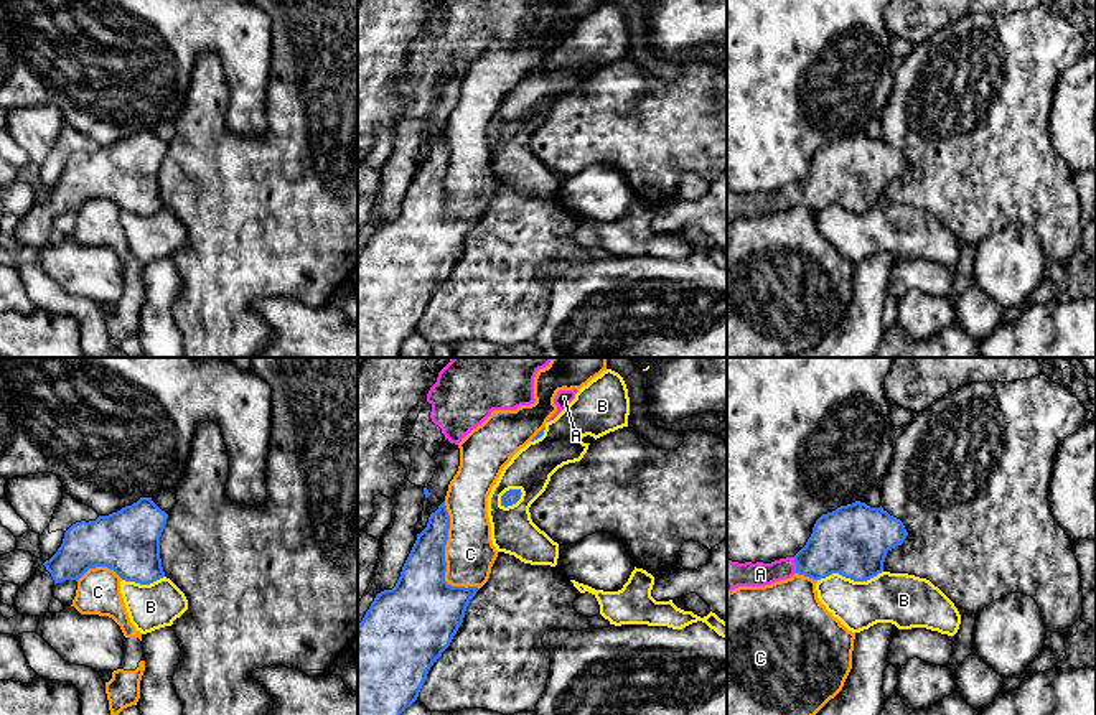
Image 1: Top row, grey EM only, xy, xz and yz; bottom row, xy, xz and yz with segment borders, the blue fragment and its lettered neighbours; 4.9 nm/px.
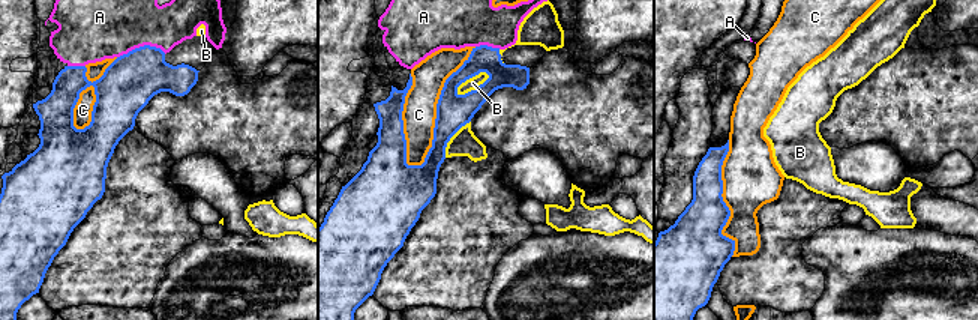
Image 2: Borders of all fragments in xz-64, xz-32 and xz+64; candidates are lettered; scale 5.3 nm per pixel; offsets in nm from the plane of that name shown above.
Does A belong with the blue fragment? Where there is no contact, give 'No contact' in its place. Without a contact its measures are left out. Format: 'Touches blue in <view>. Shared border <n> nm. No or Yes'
Touches blue in yz. Shared border 80 nm. Yes

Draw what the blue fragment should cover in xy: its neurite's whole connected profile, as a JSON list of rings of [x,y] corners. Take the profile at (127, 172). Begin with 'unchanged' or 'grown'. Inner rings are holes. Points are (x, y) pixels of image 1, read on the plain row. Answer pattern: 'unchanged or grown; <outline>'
unchanged; [[[140,129],[132,137],[125,137],[96,152],[81,152],[66,163],[58,183],[43,196],[51,204],[54,214],[79,211],[89,199],[107,198],[122,211],[150,216],[165,208],[160,189],[160,168],[168,145],[162,142],[152,129]]]

